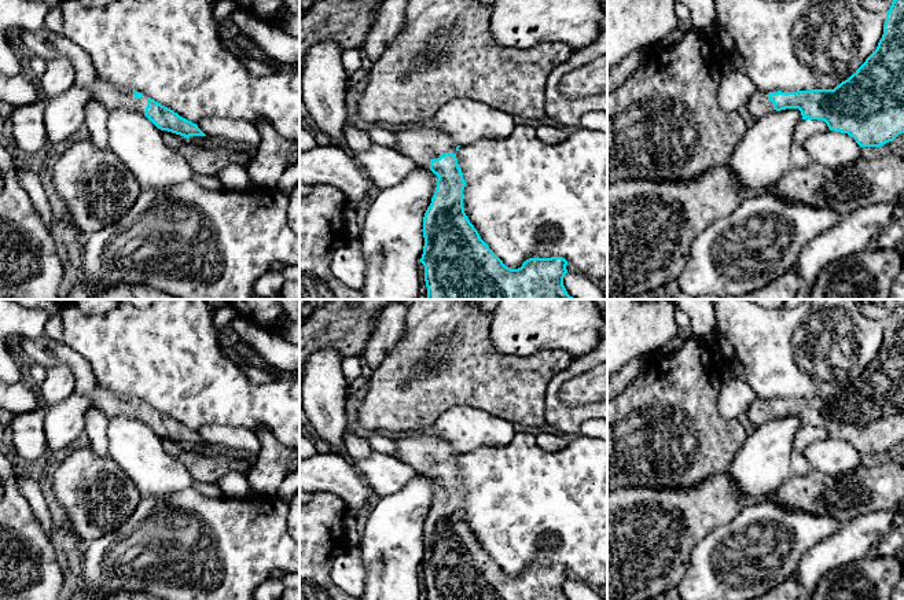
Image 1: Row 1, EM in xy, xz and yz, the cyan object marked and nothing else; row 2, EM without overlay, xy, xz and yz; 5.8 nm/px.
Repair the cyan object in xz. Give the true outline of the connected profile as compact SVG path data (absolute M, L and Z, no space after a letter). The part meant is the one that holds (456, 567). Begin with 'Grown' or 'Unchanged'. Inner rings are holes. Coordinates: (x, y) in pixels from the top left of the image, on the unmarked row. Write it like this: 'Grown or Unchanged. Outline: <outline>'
Grown. Outline: M414 432L409 437L396 439L394 445L396 459L411 465L416 474L431 478L438 485L431 511L423 524L425 553L420 570L425 574L427 600L567 600L563 593L563 585L567 581L567 568L565 566L529 566L521 575L511 577L481 546L478 538L464 520L463 497L466 489L456 465L456 459L460 453L449 442L437 435L419 435Z

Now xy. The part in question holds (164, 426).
Grown. Outline: M48 335L21 338L21 346L32 364L38 364L45 369L54 365L67 365L76 376L74 393L88 398L107 419L128 416L144 422L161 438L187 446L190 443L206 443L196 431L180 424L154 406L99 387L88 361L62 341L52 339Z

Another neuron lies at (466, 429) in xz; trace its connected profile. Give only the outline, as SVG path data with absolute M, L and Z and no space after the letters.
M468 406L447 411L433 428L437 437L449 442L457 453L482 446L506 446L517 434L512 423Z

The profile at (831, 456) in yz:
M826 438L811 443L804 452L812 472L826 475L850 474L861 465L861 454L848 441Z

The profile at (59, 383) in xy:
M54 365L47 369L44 383L37 389L43 408L54 405L71 395L76 387L76 376L67 365Z

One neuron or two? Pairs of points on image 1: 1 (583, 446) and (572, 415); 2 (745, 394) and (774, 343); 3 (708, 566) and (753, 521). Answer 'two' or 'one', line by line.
1: two
2: two
3: one

